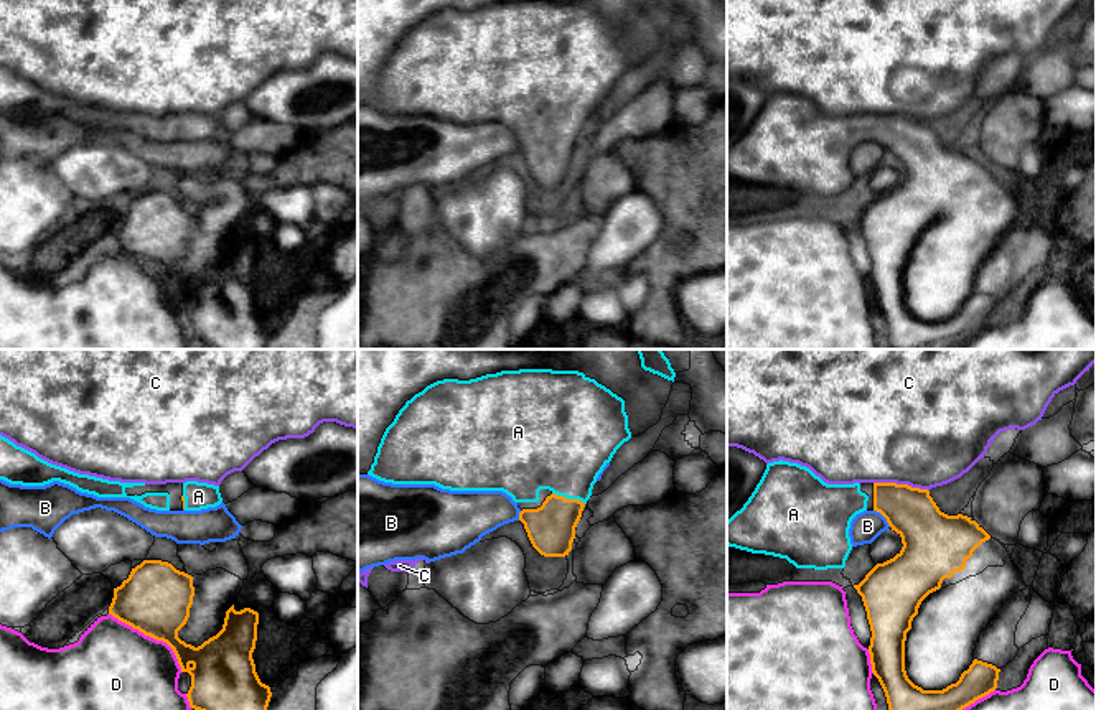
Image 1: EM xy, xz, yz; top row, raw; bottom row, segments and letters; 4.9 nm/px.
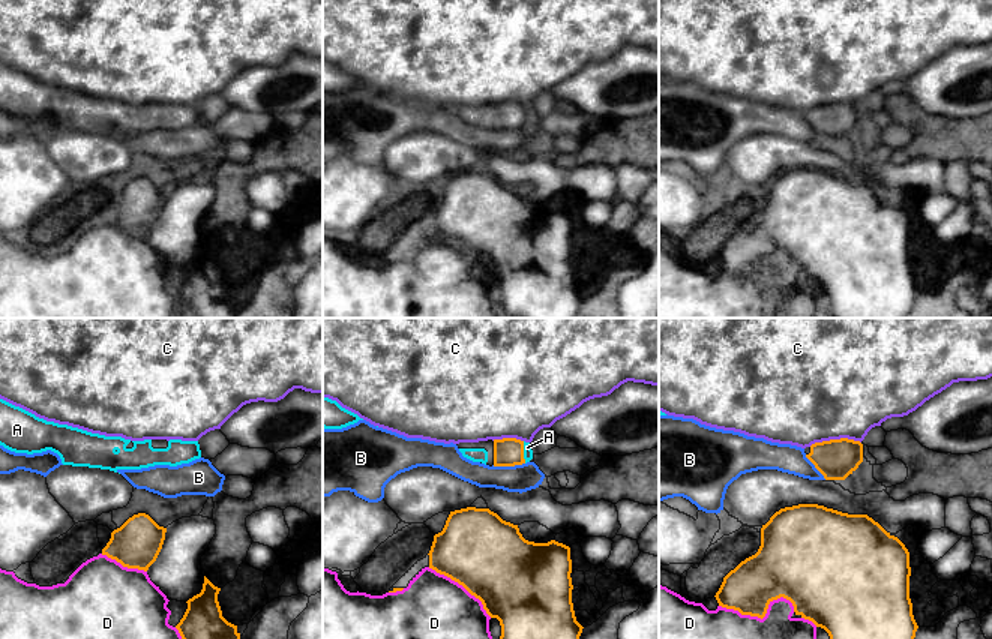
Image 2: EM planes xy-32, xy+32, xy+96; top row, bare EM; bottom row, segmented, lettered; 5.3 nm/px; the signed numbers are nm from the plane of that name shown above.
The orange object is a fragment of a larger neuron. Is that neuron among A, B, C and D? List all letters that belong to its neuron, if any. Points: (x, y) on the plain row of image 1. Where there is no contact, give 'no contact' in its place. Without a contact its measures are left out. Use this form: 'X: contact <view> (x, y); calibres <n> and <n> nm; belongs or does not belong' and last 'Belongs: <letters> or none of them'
A: contact xz (569, 130); calibres 240 and 420 nm; belongs
B: contact yz (884, 147); calibres 280 and 150 nm; does not belong
C: contact yz (902, 116); calibres 240 and 500 nm; does not belong
D: contact xy (152, 267); calibres 340 and 480 nm; does not belong
Belongs: A

